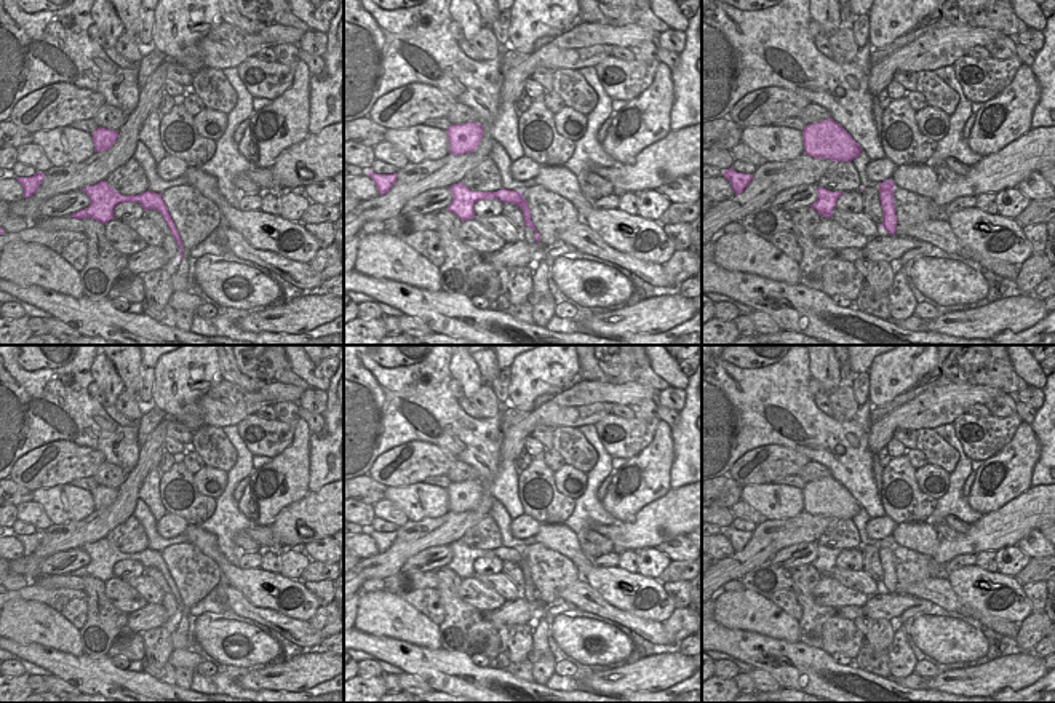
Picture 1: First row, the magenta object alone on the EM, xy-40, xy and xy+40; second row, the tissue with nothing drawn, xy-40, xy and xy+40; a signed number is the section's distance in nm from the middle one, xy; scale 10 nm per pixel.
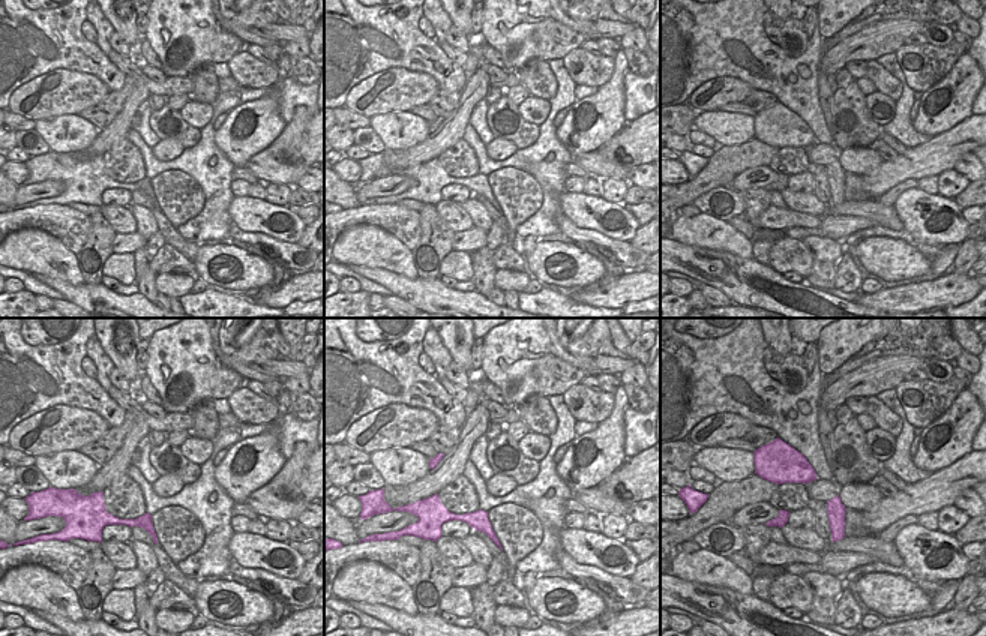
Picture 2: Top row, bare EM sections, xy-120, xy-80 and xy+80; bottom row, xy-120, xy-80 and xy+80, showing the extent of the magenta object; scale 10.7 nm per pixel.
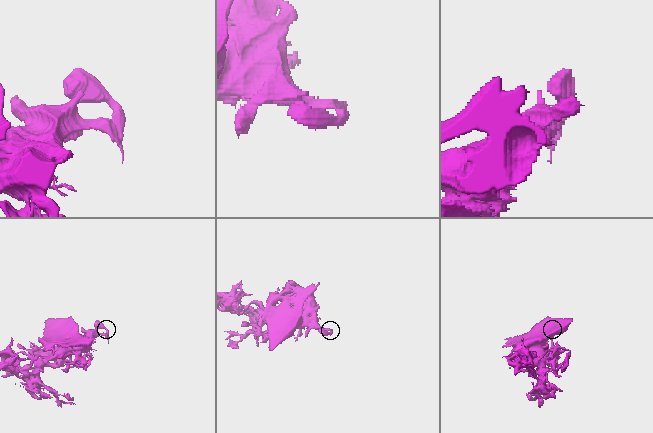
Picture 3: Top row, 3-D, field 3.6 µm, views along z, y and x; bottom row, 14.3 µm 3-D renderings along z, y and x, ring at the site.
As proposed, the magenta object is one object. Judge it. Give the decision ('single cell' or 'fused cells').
fused cells

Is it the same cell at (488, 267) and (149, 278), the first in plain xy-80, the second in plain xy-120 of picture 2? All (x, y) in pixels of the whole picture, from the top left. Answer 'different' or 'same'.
same

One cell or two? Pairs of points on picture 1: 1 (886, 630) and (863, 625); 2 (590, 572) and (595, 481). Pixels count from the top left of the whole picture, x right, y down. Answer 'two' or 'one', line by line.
1: one
2: two

